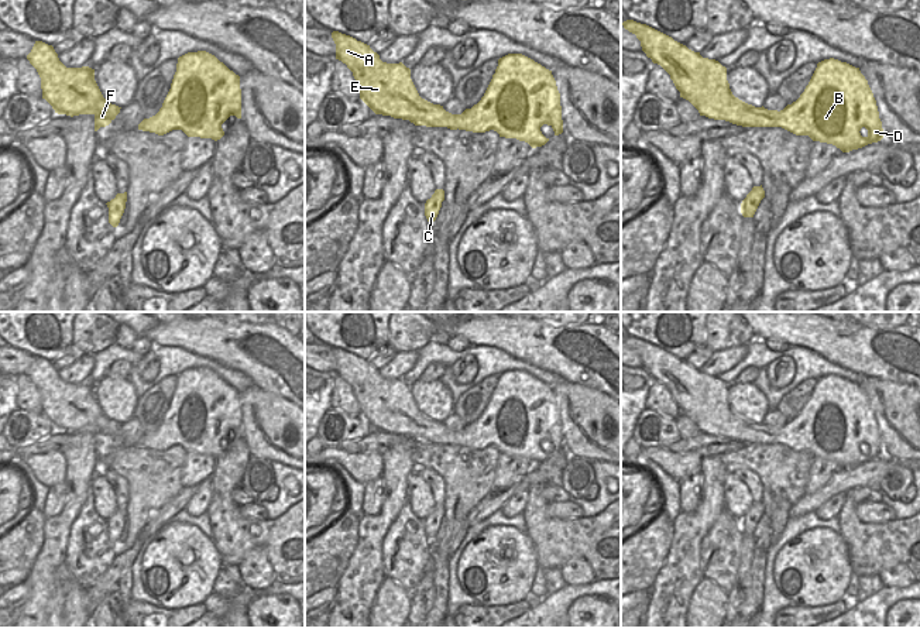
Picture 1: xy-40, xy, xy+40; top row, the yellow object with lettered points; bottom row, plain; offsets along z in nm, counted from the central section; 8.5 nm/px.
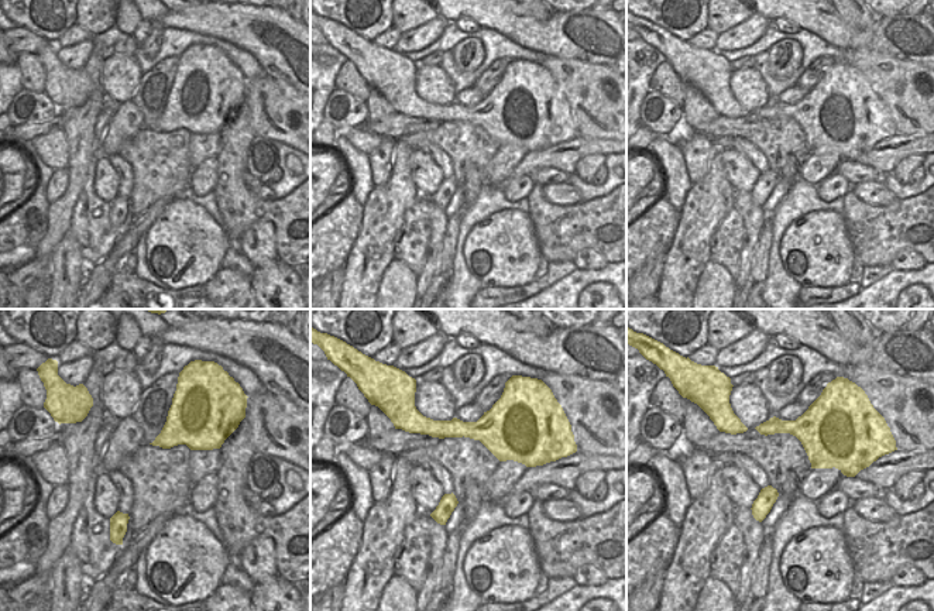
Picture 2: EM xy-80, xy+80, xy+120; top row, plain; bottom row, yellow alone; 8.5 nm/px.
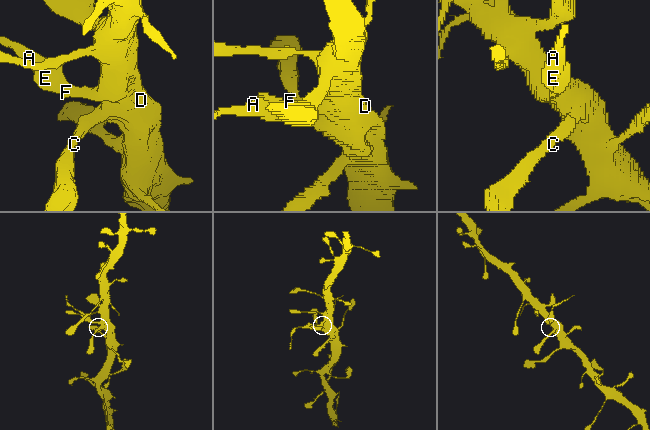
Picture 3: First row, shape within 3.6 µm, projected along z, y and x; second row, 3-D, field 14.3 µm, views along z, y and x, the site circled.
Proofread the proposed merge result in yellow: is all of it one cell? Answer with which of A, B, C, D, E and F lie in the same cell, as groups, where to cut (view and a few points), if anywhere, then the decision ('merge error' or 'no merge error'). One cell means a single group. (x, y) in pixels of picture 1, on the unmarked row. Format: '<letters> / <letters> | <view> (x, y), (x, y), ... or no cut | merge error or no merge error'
A E F / B C D | xy+40 (778, 428), (773, 442) | merge error

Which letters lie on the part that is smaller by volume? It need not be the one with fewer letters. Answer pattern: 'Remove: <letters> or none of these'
Remove: A, E, F

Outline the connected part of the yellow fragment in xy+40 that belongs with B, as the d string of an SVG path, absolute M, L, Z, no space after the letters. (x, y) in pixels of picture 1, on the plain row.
M834 374L817 380L800 413L775 430L775 443L833 460L842 469L883 454L868 397L859 384Z

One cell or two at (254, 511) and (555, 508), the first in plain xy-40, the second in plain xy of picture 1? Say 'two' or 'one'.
one

